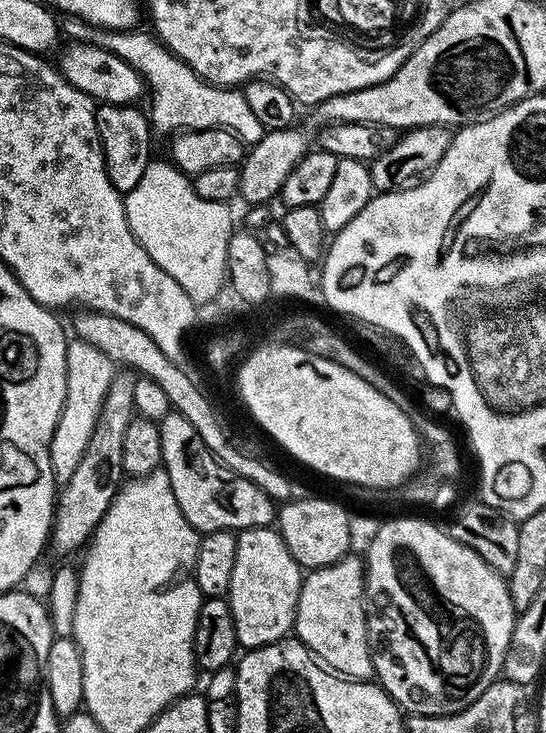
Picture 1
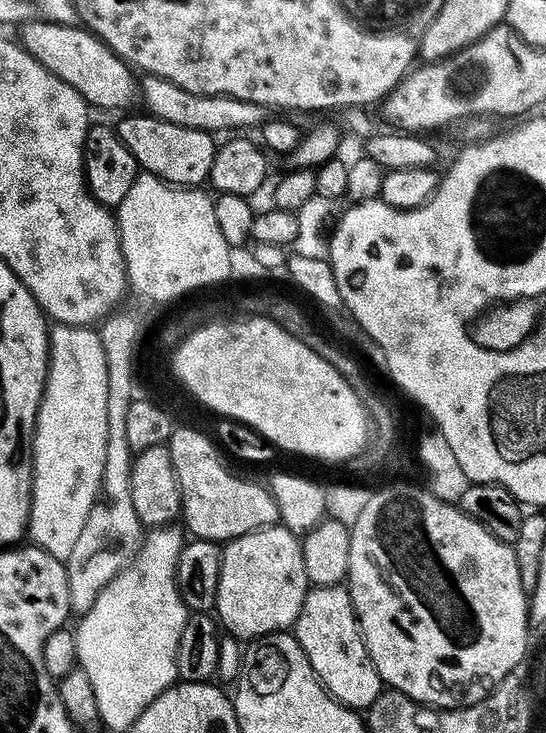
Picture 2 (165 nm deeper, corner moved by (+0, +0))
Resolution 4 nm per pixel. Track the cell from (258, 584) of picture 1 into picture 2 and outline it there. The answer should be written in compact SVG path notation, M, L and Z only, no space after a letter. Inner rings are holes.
M283 526L259 528L250 534L227 541L220 554L220 577L216 595L215 615L218 624L227 635L235 636L241 642L259 640L271 632L283 632L295 625L300 617L302 602L309 590L304 546L301 537Z

